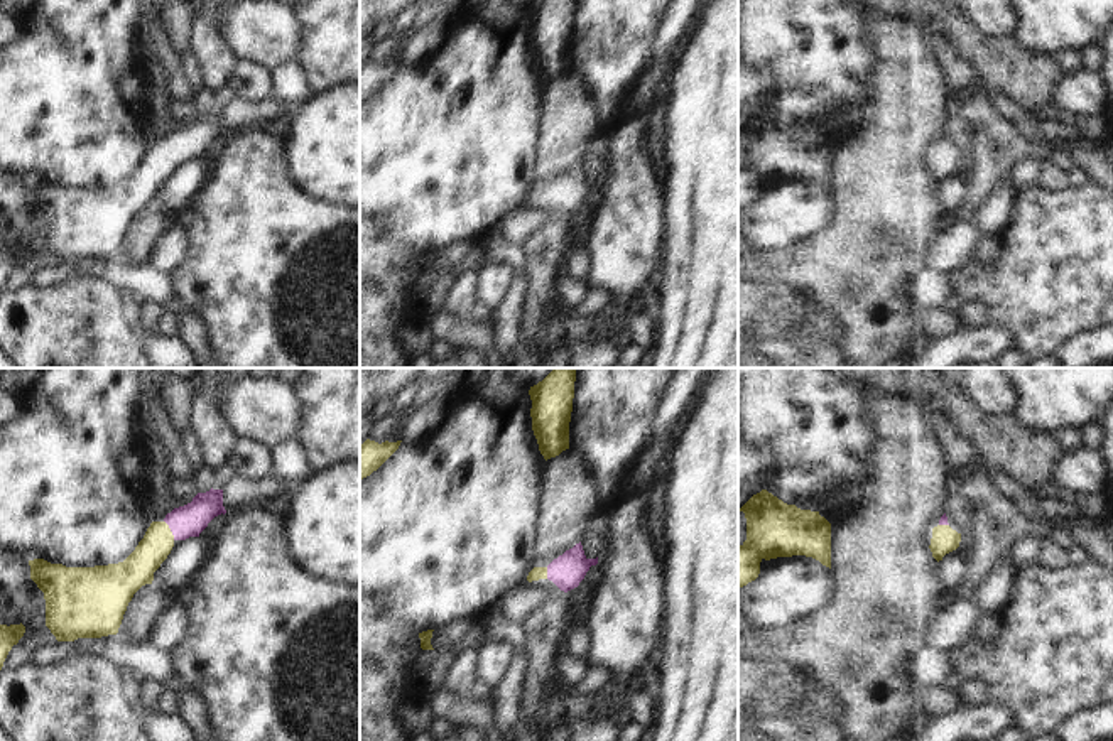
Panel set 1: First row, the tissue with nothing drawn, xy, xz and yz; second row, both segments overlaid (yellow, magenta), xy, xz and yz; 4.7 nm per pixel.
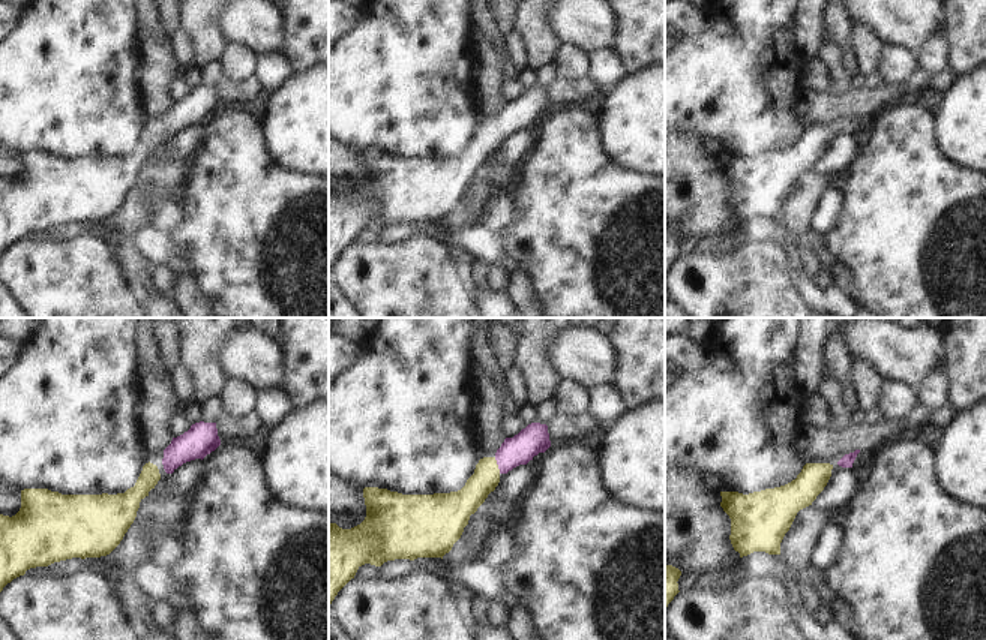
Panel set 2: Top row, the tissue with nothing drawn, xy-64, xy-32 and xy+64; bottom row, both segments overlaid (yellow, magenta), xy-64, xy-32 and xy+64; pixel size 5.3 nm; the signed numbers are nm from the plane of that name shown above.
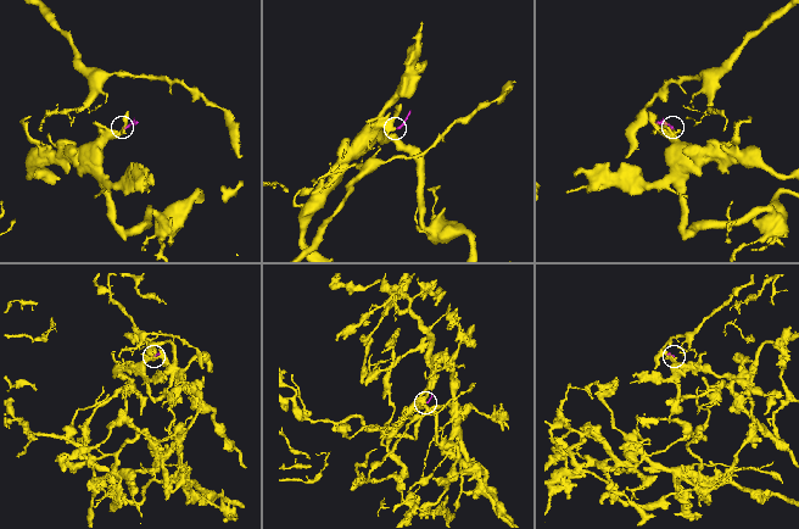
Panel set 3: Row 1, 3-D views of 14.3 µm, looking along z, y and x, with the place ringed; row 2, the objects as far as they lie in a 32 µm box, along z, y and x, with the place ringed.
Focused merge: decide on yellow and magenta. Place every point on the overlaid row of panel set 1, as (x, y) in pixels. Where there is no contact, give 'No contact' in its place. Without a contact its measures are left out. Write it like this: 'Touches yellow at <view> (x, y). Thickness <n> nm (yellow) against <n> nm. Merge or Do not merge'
Touches yellow at xy (169, 530). Thickness 160 nm (yellow) against 160 nm. Merge.

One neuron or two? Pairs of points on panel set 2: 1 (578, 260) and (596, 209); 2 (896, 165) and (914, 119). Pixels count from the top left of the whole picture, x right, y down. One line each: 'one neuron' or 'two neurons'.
1: one neuron
2: one neuron

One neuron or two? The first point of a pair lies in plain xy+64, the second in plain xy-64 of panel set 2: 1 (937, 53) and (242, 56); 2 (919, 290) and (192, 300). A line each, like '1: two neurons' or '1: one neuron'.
1: two neurons
2: two neurons

